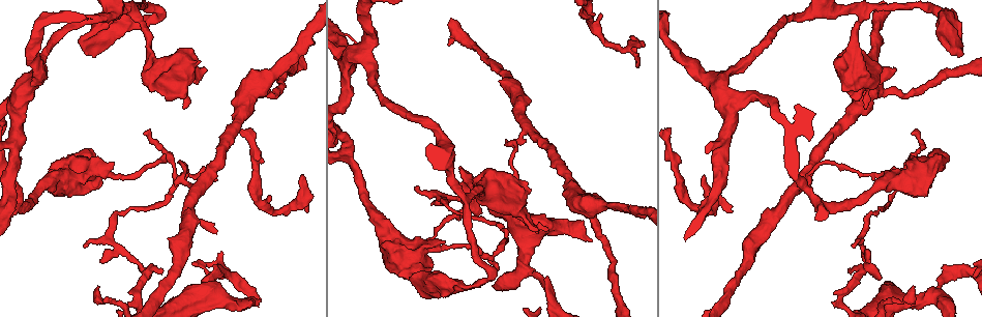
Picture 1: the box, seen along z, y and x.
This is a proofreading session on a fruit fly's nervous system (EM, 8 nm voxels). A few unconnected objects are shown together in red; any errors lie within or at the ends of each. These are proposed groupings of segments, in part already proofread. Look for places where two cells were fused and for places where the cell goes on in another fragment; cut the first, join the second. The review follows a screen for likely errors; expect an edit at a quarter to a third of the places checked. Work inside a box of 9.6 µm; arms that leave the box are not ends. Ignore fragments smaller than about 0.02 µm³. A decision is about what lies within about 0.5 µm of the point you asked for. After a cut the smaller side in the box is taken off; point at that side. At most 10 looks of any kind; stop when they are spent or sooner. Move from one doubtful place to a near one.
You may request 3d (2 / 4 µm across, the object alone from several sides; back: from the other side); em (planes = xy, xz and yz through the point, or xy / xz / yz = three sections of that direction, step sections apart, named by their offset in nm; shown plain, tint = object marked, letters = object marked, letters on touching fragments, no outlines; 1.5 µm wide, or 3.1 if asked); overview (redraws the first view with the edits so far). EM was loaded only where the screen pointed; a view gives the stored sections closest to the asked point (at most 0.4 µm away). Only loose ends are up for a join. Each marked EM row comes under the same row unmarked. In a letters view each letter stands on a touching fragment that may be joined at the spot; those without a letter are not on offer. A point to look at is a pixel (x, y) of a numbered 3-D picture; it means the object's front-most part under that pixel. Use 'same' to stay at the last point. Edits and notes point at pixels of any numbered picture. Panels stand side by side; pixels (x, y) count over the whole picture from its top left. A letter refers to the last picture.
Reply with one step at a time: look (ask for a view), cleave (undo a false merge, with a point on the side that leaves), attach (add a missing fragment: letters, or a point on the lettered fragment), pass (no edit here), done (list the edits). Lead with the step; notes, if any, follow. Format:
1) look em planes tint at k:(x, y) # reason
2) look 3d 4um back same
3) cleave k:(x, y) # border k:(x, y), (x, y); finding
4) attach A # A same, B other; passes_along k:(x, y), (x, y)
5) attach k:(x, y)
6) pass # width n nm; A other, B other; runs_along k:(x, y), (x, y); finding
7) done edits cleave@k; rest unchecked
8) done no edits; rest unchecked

look em planes letters at 1:(259, 299) # free end

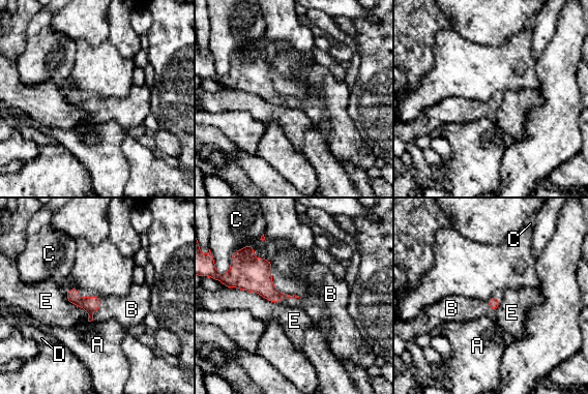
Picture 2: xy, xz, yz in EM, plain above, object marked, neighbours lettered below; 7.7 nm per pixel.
attach B # longest_contact E 440 nm; A other, B same, C other, D other, E other; passes_along 2:(89, 304), (96, 307), (128, 310); it goes on there

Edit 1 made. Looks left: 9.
look 3d 2um at 1:(469, 176) # abrupt turn

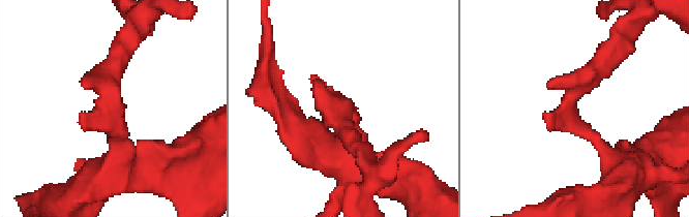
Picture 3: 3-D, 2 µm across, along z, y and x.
look em planes letters at 3:(341, 106) # arm_widths 170, 280 nm; now the EM

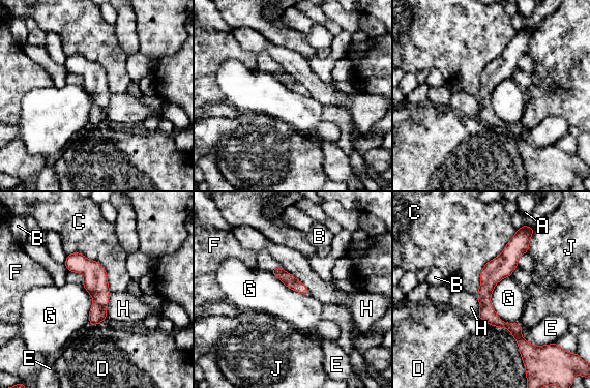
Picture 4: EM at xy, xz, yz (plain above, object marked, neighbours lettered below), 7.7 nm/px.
pass # width 60 nm; longest_contact C 600 nm; A other, B other, C other, D other, E other, F other, G other, H other, J other; one cell here

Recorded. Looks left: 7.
look em xy step 4 tint at 1:(98, 286) # an open end

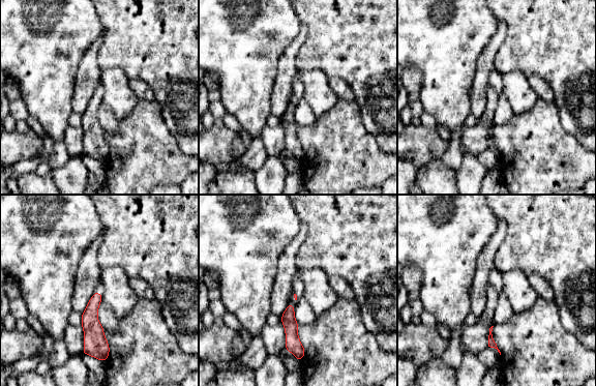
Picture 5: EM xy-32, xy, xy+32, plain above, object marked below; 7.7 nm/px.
look em xy step 4 letters same

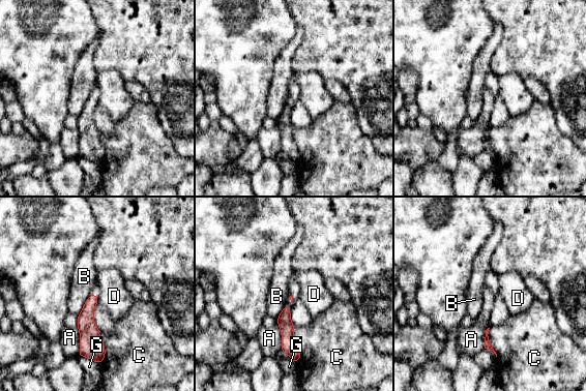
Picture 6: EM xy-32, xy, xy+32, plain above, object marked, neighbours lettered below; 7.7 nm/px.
pass # width 70 nm; A other, B other, C other, D other, G other; border 6:(98, 297), (96, 301); no lettered fragment goes on from it

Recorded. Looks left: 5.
look 3d 4um at 1:(308, 211) # tapers out

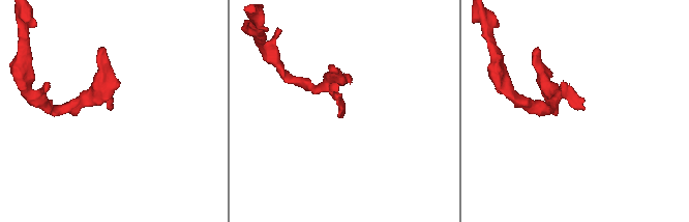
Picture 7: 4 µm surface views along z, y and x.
look em planes letters at 7:(584, 110) # need the tissue

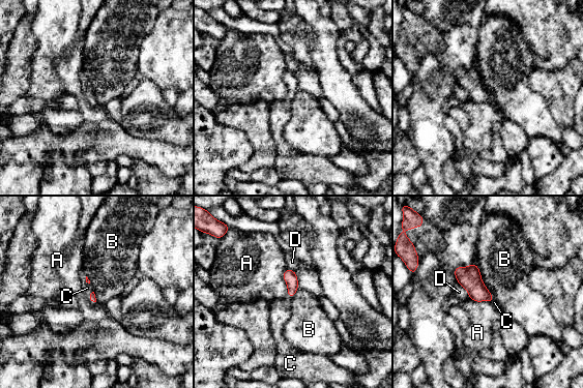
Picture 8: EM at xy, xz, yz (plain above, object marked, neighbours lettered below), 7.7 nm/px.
attach C # A other, B other, C same, D other; passes_along 8:(290, 277), (290, 297), (280, 312); the cell continues

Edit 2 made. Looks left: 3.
done edits attach@2, attach@8; rest unchecked

